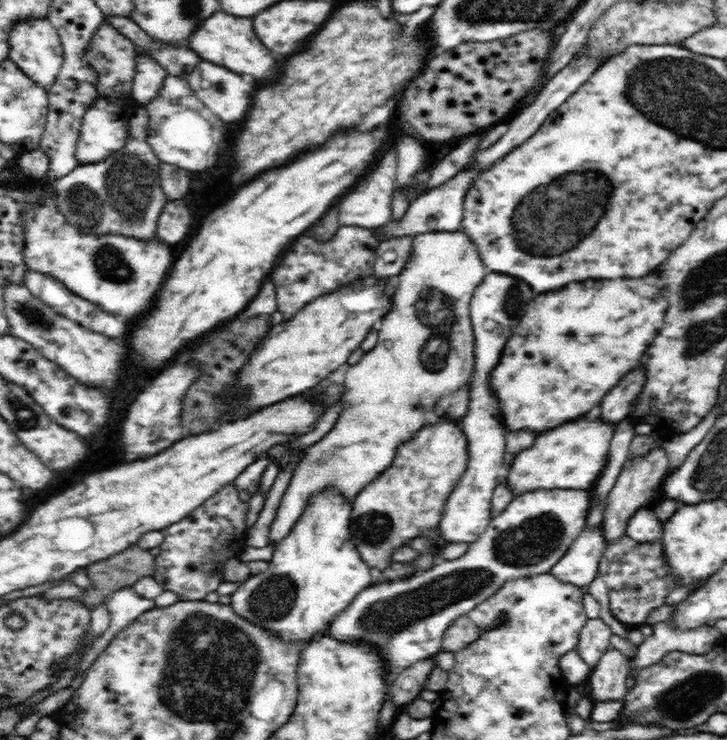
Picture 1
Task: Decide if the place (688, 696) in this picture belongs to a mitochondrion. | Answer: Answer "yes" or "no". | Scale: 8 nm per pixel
yes

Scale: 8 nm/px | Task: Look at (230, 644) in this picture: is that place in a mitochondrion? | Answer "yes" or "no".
yes

